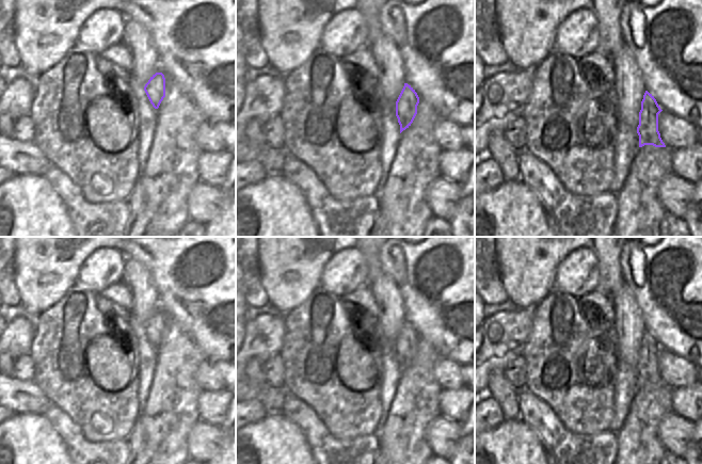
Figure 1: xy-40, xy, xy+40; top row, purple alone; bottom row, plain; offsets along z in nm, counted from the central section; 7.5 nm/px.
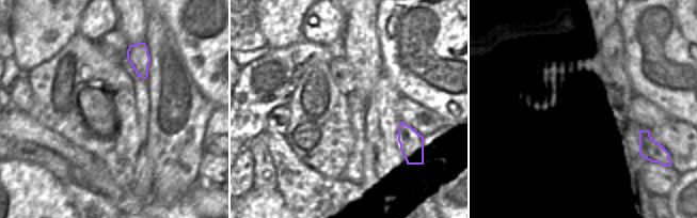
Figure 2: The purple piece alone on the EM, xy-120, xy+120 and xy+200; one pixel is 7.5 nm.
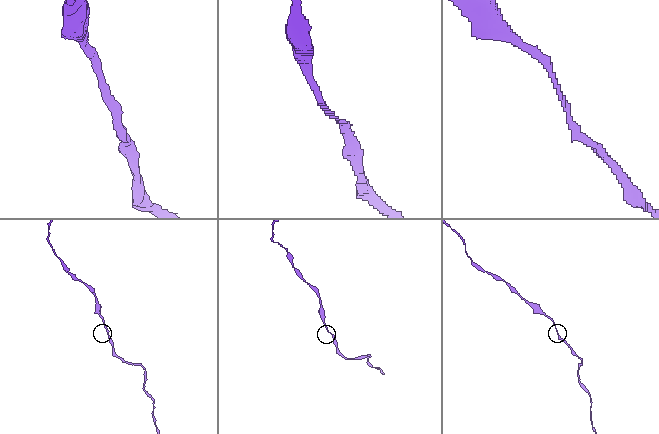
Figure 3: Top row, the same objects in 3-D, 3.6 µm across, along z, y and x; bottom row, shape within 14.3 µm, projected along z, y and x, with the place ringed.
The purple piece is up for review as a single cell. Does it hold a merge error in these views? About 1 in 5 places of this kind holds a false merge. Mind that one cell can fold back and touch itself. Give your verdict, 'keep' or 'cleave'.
keep

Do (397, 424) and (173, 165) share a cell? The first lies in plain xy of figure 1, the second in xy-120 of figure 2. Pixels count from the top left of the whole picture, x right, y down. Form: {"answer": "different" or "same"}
{"answer": "same"}

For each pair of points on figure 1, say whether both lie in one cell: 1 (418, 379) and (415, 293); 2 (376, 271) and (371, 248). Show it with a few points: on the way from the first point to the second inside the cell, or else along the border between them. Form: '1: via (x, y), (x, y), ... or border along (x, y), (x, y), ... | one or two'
1: border along (419, 338), (424, 339), (439, 354) | two
2: via (373, 266), (371, 253) | one

